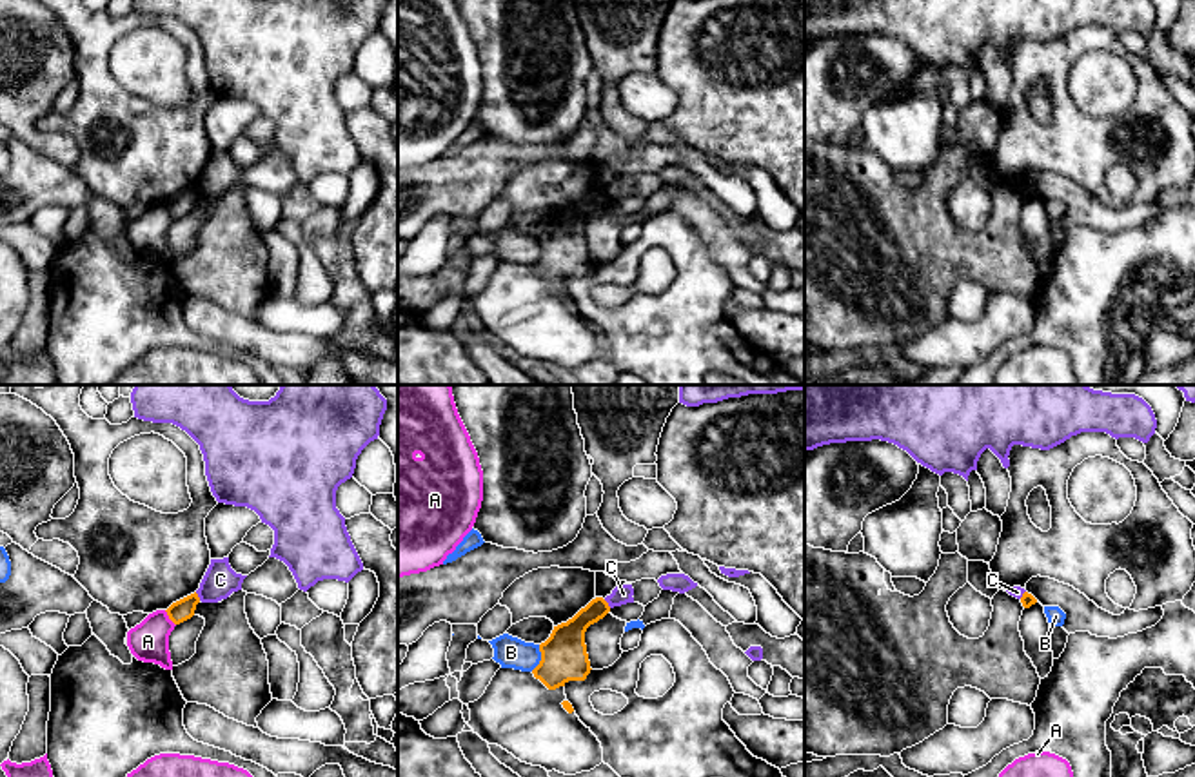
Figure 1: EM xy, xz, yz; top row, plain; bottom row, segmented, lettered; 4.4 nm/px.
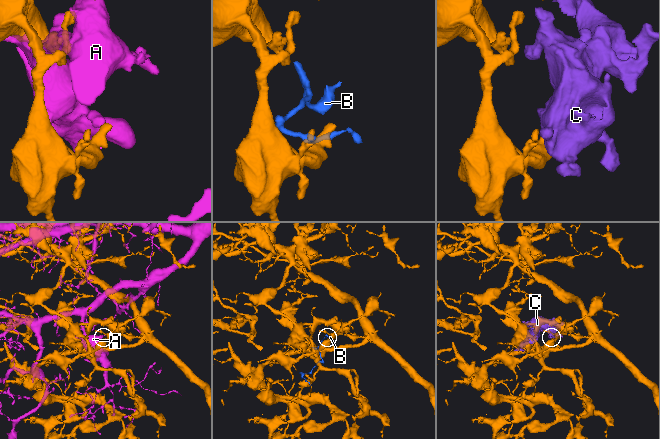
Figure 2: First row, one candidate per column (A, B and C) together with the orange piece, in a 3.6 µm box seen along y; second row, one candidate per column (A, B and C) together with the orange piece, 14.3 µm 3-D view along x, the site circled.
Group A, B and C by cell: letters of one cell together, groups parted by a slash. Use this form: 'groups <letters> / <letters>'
groups A / B / C

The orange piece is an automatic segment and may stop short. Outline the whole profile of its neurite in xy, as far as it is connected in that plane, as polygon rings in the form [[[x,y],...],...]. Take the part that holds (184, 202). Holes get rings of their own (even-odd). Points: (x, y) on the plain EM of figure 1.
[[[194,185],[176,196],[173,196],[165,205],[174,218],[180,218],[194,209],[198,196],[200,196],[200,191]]]

